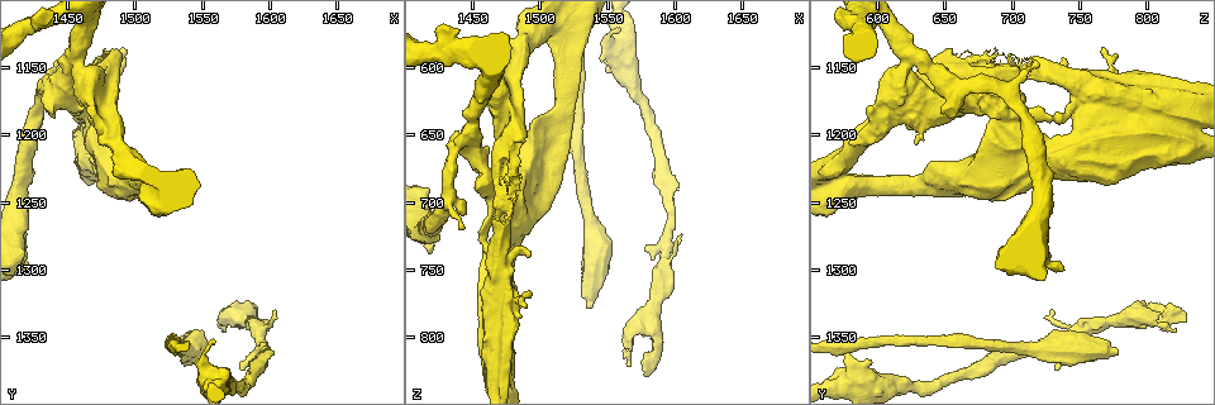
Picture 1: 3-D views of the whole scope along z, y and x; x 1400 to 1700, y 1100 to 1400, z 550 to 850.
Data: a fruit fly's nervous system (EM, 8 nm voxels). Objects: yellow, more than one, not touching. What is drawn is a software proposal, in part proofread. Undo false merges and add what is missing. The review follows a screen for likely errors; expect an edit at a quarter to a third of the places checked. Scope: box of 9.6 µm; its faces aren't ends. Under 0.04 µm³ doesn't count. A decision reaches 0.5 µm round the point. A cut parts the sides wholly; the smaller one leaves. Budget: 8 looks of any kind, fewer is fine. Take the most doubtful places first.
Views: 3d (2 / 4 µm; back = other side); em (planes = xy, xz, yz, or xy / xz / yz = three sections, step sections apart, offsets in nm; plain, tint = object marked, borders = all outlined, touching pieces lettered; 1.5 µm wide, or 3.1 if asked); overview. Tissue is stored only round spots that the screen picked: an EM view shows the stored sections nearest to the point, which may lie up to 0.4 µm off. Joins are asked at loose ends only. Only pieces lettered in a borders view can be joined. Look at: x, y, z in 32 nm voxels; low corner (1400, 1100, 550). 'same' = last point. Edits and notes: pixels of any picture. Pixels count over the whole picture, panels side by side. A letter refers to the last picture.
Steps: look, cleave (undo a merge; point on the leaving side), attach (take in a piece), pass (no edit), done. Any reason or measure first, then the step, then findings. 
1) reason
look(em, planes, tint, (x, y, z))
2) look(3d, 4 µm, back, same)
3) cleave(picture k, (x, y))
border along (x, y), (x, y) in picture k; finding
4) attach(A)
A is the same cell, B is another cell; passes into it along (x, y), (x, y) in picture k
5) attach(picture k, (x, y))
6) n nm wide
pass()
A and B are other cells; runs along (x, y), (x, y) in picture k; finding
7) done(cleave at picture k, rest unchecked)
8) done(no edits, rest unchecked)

an open end
look(3d, 2 µm, (1606, 1336, 724))

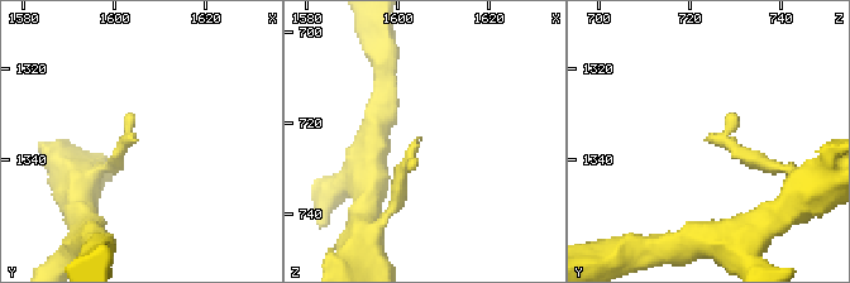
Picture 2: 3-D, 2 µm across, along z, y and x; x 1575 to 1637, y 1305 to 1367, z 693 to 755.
look(em, xy, step 8, borders, (1604, 1336, 723))

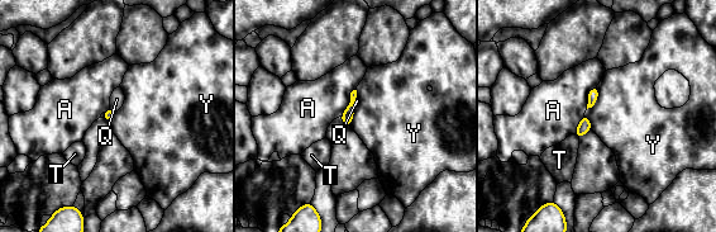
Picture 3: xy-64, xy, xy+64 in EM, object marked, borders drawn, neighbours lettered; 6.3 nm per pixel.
look(em, planes, borders, same)

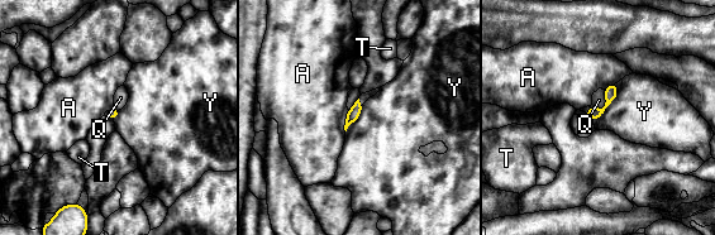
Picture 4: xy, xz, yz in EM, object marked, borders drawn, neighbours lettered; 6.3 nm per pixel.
Y touches over 280 nm
pass()
A, Q, T and Y are other cells; border along (615, 84), (615, 99), (592, 119) in picture 4; no lettered piece goes on from it

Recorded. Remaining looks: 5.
thick end
look(3d, 4 µm, (1534, 1362, 780))

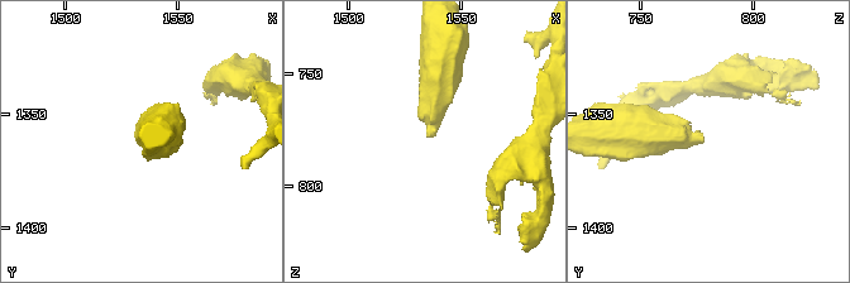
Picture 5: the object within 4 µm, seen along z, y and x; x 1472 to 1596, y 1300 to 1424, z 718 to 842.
look(em, yz, step 8, borders, (1535, 1362, 779))

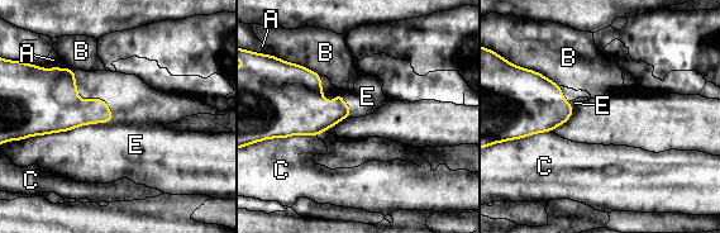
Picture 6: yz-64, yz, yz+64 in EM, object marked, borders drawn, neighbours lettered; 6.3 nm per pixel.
E touches over 550 nm
pass()
A, B, C and E are other cells; no lettered piece goes on from it

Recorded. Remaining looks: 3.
an open end
look(3d, 2 µm, (1578, 1338, 826))

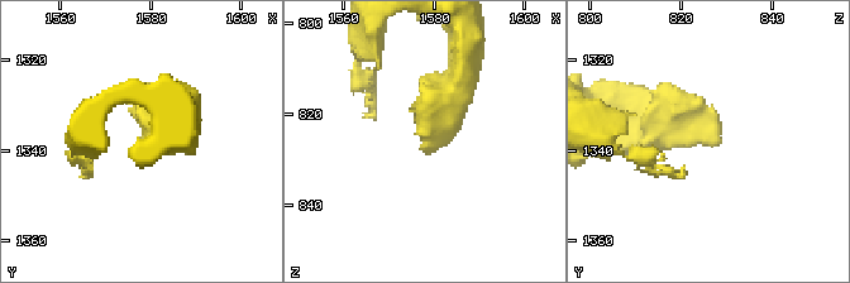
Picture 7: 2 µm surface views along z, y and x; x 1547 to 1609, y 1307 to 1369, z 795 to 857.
look(em, xy, step 4, tint, (1578, 1338, 828))

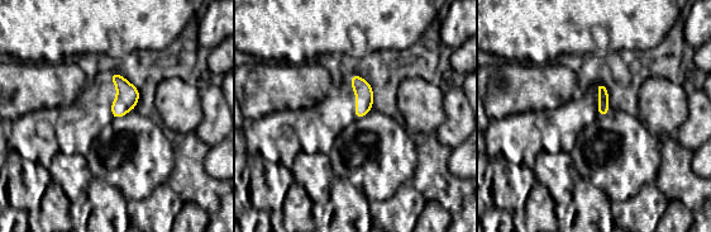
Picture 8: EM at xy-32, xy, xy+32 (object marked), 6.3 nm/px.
another direction
look(em, planes, borders, same)

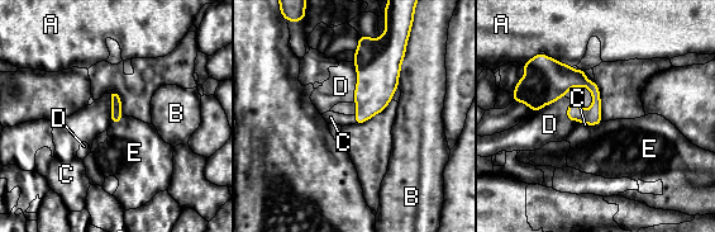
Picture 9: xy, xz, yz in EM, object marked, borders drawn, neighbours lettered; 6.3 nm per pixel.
attach(picture 9, (341, 86))
D is the same cell, A, B, C and E are other cells; the cell continues

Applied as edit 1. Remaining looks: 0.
done(attach at picture 9, rest unchecked)

